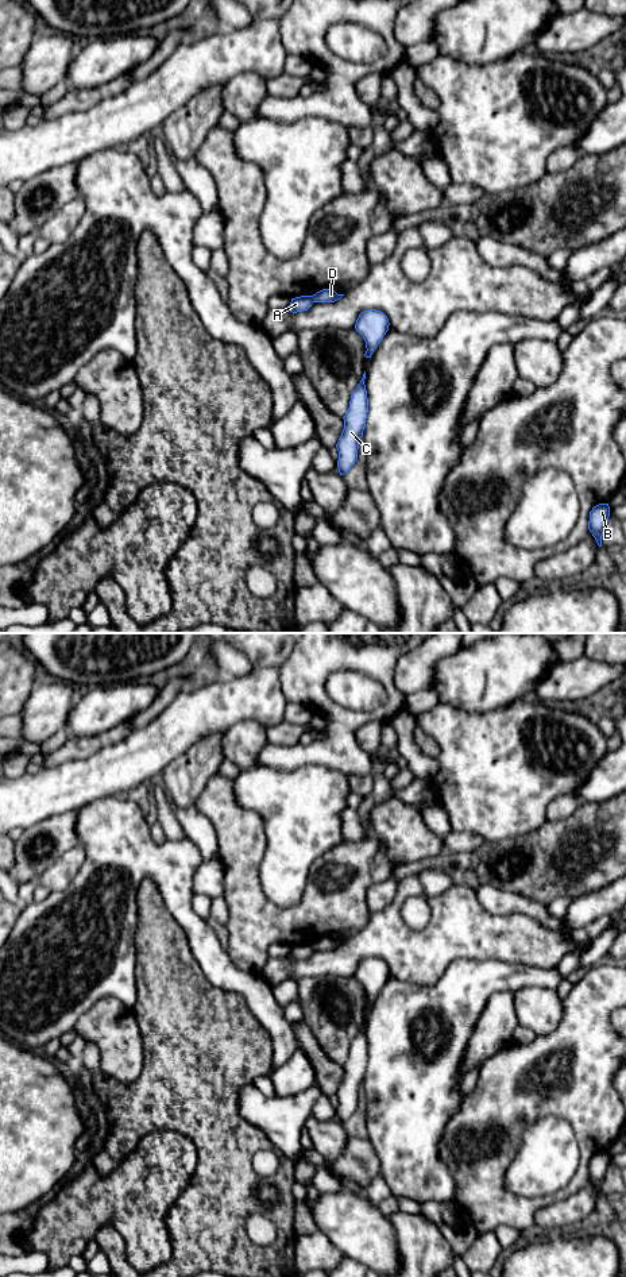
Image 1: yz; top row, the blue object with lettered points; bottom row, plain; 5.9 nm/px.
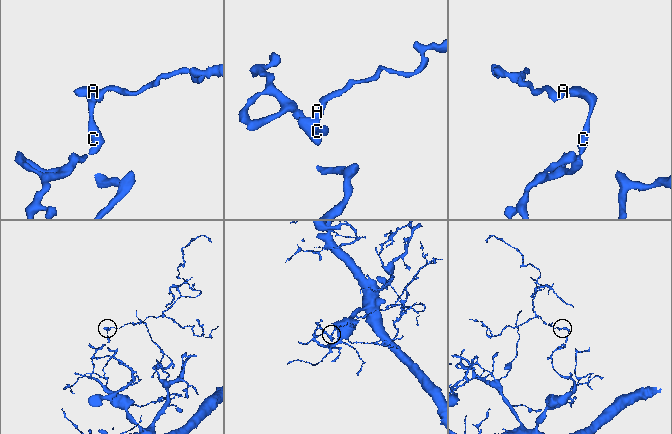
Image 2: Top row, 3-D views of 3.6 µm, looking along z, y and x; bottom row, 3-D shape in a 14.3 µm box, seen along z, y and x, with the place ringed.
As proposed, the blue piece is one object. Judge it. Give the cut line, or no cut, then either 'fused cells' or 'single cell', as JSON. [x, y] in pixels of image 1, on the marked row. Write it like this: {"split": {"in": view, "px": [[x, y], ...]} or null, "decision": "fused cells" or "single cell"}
{"split": {"in": "yz", "px": [[310, 296], [313, 301]]}, "decision": "fused cells"}

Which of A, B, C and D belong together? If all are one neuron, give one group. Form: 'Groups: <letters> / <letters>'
Groups: A / B C D

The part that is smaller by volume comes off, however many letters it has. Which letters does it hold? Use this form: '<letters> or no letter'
A

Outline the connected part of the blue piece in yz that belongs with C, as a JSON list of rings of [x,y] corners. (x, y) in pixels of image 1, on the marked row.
[[[366,371],[359,386],[353,390],[349,408],[344,418],[344,429],[336,444],[339,451],[337,468],[344,475],[355,464],[358,459],[359,439],[363,436],[366,418],[368,413],[368,398],[364,385]]]

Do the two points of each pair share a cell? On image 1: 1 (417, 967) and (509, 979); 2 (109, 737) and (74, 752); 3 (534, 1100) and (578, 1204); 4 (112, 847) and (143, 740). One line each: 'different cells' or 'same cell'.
1: different cells
2: same cell
3: different cells
4: different cells

